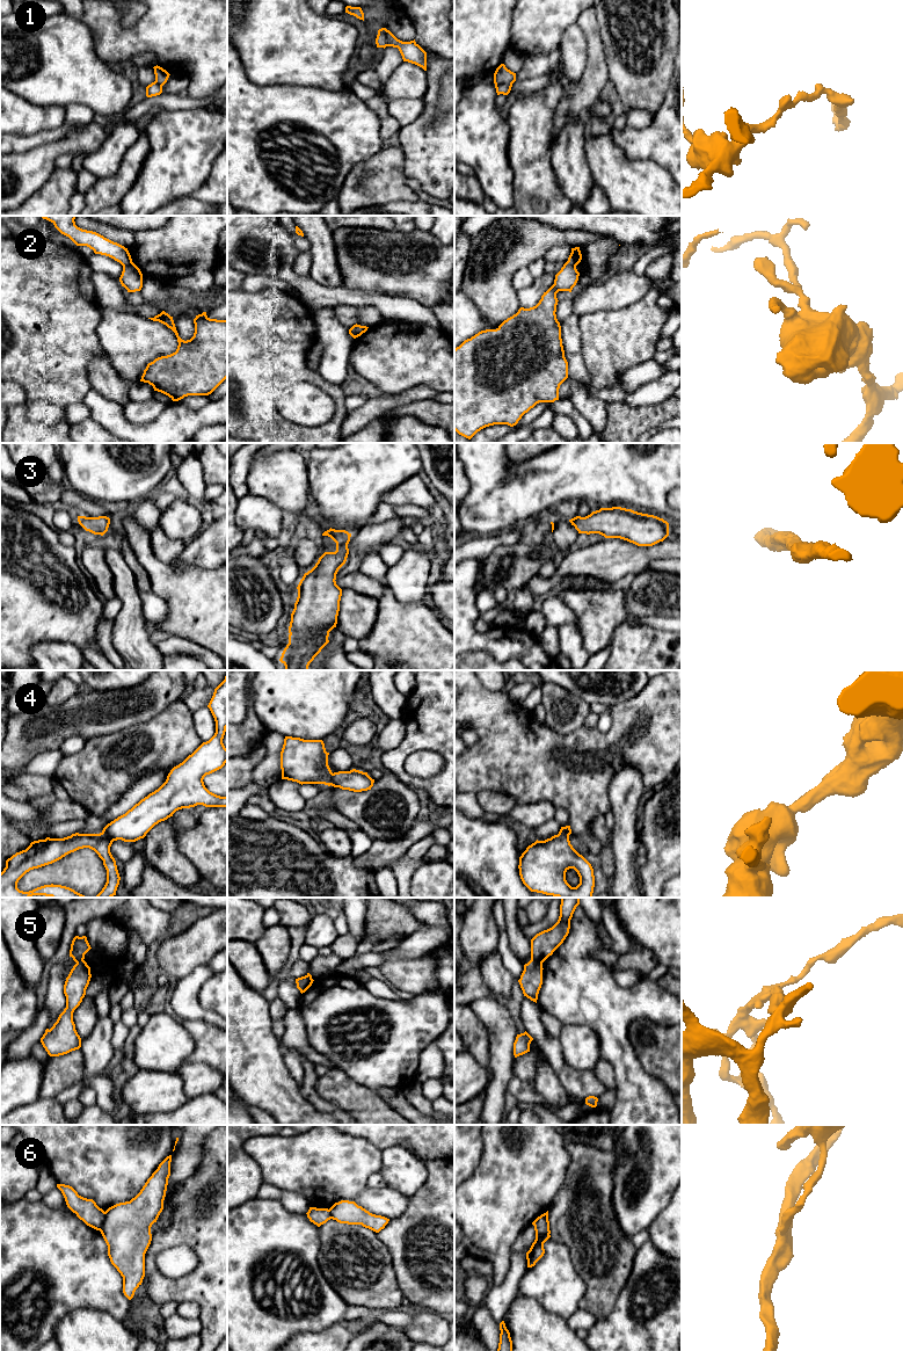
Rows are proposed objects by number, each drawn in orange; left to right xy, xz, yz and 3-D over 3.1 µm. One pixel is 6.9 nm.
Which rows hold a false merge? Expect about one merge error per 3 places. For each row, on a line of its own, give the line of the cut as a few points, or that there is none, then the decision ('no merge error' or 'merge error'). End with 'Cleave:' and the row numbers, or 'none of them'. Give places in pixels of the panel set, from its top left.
1: cut yz (495, 82), (511, 85); merge error
2: cut xy (131, 261), (123, 267); merge error
3: cut none; no merge error
4: cut none; no merge error
5: cut yz (531, 958), (541, 965); merge error
6: cut xy (106, 1212), (100, 1230); merge error
Cleave: 1, 2, 5, 6

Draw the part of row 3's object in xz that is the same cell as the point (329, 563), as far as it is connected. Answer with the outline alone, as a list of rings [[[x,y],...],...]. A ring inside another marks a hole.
[[[330,528],[322,536],[336,543],[336,551],[325,552],[297,587],[289,644],[279,659],[285,670],[308,670],[310,663],[329,642],[329,632],[337,624],[342,589],[335,580],[347,561],[351,533]]]

